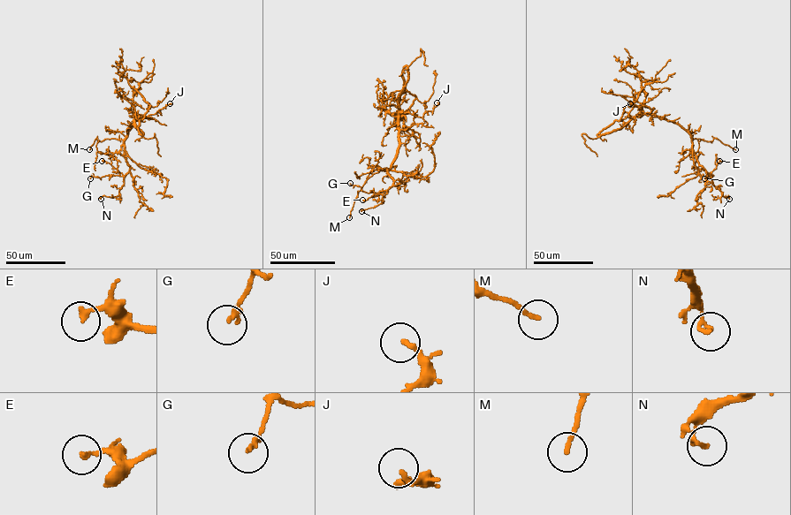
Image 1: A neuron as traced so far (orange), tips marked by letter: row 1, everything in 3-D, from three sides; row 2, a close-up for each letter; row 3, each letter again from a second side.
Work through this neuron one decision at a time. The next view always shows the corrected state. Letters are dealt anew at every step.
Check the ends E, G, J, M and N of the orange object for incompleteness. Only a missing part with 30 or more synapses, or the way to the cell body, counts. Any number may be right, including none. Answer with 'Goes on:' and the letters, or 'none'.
Goes on: none

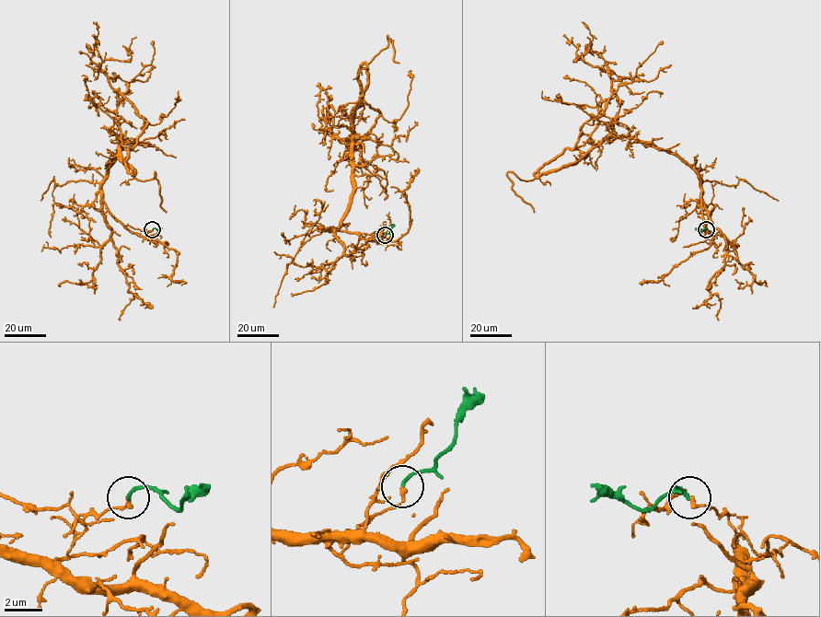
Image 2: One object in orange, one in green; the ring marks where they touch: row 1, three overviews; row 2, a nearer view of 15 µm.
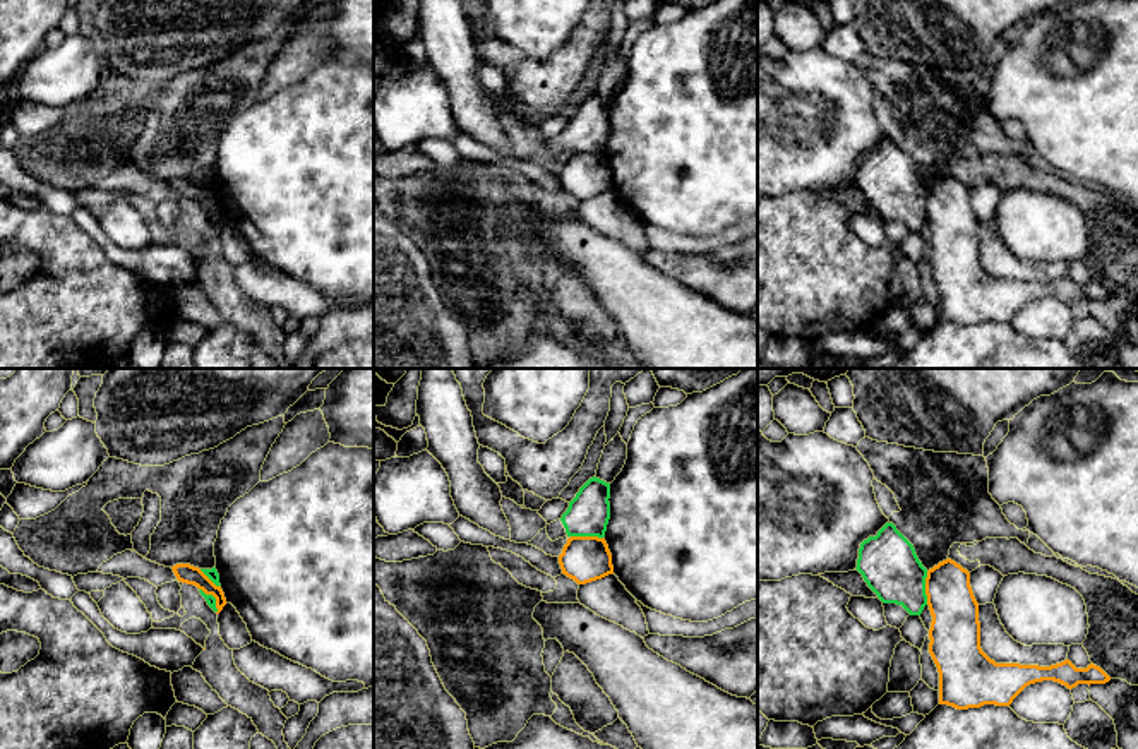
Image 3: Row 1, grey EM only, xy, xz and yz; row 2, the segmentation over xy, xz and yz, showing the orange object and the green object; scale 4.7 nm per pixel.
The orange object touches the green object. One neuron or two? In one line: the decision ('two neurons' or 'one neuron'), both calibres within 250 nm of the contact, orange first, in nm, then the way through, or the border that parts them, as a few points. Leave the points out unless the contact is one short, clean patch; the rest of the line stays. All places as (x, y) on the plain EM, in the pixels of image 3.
two neurons | 240/280 nm

